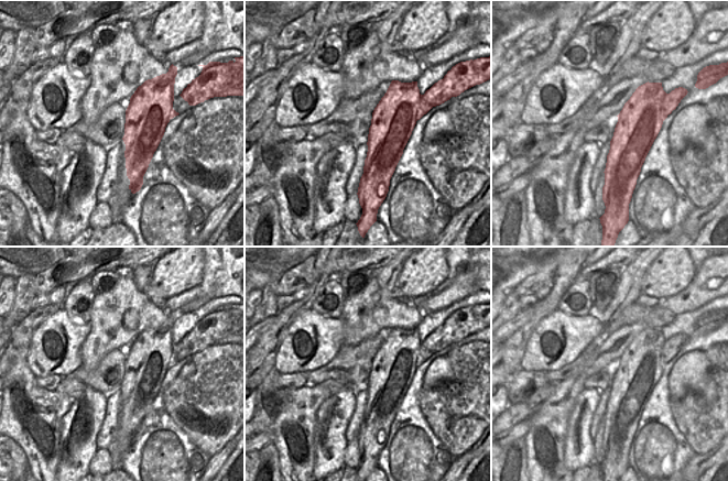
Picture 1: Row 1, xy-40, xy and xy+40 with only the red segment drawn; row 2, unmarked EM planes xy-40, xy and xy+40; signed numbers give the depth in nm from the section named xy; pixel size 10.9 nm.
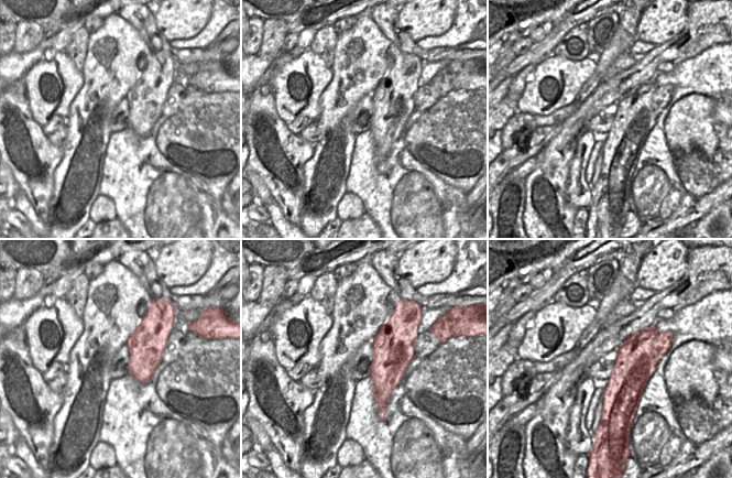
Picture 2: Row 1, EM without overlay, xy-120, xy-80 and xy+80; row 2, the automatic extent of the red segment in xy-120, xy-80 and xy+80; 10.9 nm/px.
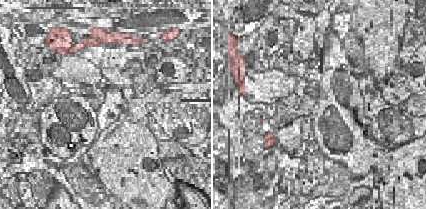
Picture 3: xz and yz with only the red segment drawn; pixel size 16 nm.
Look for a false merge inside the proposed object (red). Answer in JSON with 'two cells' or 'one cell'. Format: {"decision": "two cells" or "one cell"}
{"decision": "two cells"}

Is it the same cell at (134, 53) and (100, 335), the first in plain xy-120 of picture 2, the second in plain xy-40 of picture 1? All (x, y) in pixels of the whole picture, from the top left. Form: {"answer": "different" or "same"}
{"answer": "same"}

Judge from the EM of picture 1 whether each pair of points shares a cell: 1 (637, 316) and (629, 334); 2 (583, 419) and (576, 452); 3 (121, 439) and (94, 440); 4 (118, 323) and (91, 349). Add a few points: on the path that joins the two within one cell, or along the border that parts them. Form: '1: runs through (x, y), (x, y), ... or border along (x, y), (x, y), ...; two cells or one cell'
1: border along (649, 327), (644, 321), (634, 321), (612, 332); two cells
2: runs through (580, 428), (580, 447); one cell
3: border along (108, 415), (102, 429), (101, 443); two cells
4: runs through (111, 327), (98, 342); one cell

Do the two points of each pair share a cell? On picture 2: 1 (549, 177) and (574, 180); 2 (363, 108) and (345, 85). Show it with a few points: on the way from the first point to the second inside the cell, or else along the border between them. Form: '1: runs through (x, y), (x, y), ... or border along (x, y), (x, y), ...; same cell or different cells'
1: border along (574, 153), (566, 188), (570, 204); different cells
2: border along (372, 93), (360, 99), (346, 117), (345, 123); different cells

